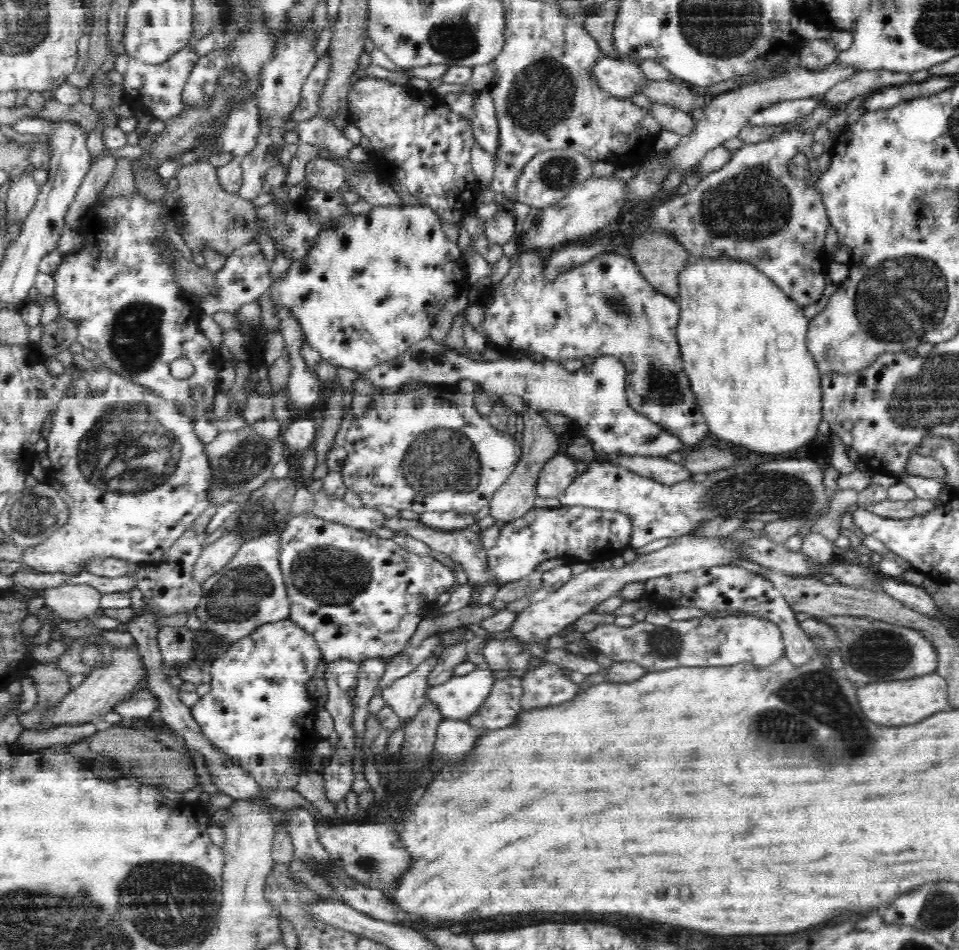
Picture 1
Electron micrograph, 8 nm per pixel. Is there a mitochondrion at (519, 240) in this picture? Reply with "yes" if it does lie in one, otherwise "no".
no

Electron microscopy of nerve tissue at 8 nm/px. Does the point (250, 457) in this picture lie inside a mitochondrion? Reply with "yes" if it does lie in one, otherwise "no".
yes

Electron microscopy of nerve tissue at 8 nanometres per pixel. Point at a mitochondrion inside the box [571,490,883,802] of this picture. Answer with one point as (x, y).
(810, 702)

